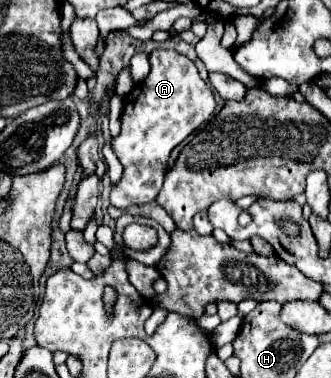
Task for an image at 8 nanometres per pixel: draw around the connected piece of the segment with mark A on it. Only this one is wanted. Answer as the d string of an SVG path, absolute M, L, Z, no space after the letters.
M158 48L150 52L150 64L150 74L124 98L122 132L112 138L112 150L124 166L124 174L120 184L110 192L110 204L120 210L132 204L148 204L156 198L170 152L204 122L212 120L216 110L214 94L190 58L176 50Z

